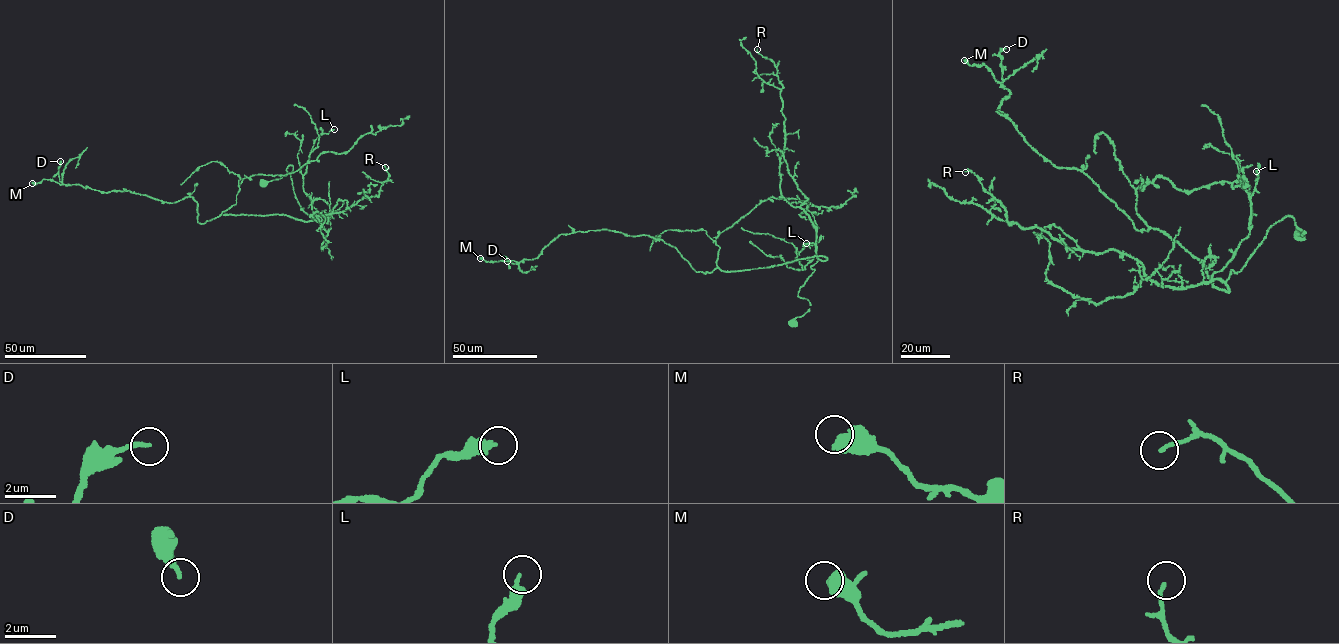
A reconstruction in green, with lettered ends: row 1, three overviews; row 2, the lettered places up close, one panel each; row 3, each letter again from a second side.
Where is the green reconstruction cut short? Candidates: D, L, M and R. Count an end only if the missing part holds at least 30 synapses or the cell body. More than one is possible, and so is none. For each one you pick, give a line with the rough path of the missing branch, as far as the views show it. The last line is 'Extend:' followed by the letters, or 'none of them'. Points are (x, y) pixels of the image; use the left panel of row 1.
Extend: none of them

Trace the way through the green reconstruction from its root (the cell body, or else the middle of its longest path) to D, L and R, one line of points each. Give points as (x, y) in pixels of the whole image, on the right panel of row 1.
D: (1299, 232), (1276, 222), (1229, 291), (1212, 286), (1201, 261), (1134, 228), (997, 111), (1006, 49)
L: (1299, 232), (1291, 217), (1276, 222), (1241, 271), (1212, 279), (1249, 233), (1256, 171)
R: (1299, 232), (1286, 216), (1225, 281), (1164, 287), (1128, 255), (1009, 224), (965, 172)

